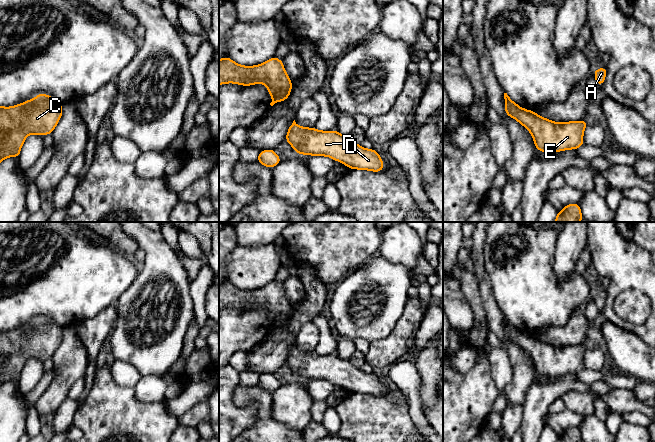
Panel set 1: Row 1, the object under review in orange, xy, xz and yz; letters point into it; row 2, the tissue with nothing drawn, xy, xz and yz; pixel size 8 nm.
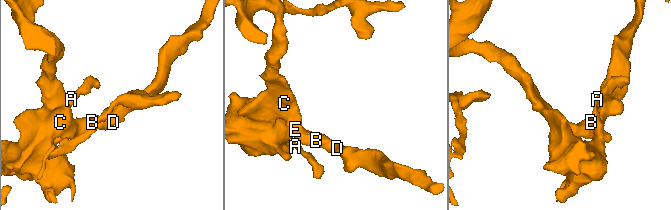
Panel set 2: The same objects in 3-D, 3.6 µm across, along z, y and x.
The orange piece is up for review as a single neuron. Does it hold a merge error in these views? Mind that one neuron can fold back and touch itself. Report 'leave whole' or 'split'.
leave whole

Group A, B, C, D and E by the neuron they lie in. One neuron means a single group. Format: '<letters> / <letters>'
A B C D E

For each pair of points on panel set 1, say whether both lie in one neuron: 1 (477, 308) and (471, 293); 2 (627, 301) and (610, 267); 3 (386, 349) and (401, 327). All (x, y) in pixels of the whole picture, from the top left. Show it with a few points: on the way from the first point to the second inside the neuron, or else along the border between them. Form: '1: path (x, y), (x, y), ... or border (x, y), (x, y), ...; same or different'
1: path (476, 304), (473, 297); same
2: border (644, 293), (636, 289), (621, 291), (613, 310); different
3: path (391, 344), (401, 332); same

